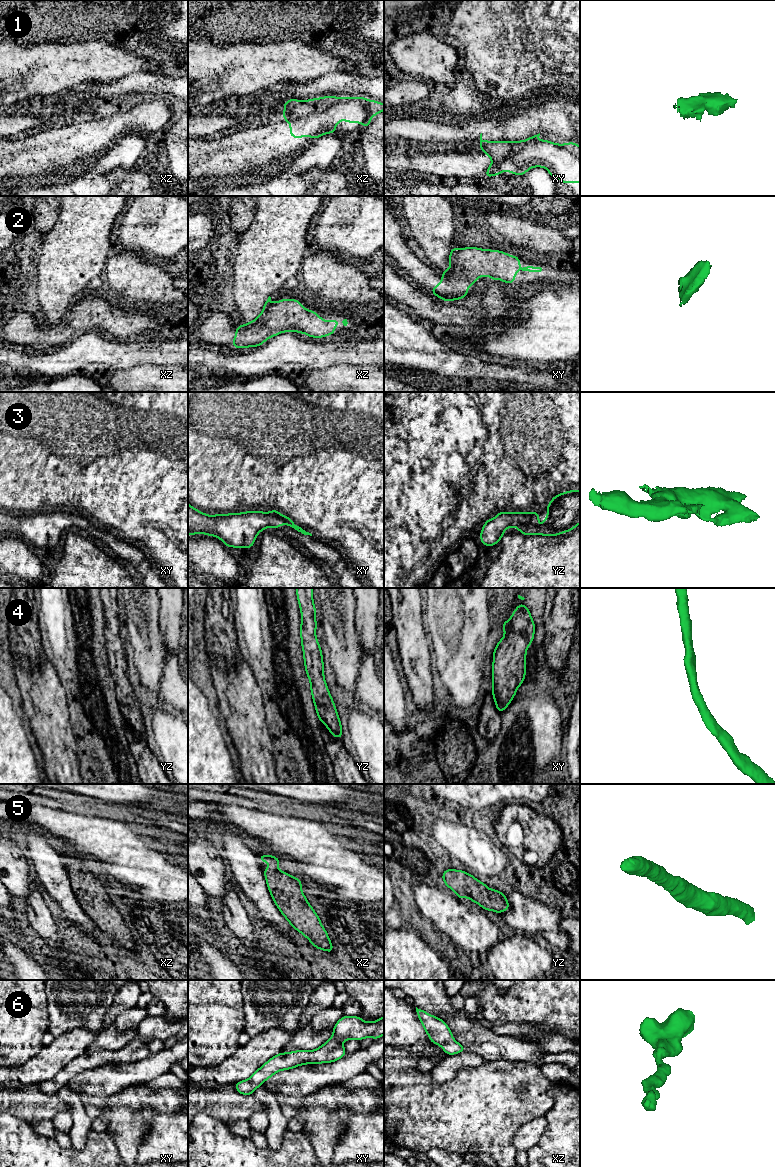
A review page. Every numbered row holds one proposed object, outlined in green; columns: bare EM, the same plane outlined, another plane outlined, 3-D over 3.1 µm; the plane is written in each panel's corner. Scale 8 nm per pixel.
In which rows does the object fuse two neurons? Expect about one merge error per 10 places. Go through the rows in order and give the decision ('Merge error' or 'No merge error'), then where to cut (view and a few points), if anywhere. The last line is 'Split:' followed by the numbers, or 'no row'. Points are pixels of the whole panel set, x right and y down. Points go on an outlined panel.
1: No merge error. No split
2: No merge error. No split
3: No merge error. No split
4: No merge error. No split
5: No merge error. No split
6: No merge error. No split
Split: no row

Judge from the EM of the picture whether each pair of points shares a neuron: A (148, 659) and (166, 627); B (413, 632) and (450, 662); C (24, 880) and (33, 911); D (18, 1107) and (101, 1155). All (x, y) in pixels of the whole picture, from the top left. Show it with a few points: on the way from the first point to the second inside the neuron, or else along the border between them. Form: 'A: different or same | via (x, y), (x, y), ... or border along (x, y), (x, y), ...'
A: different | border along (158, 613), (160, 640), (164, 647)
B: different | border along (425, 623), (432, 655), (432, 665), (434, 667)
C: different | border along (36, 883), (30, 886), (30, 892), (25, 902)
D: different | border along (10, 1114), (24, 1120), (31, 1126)

